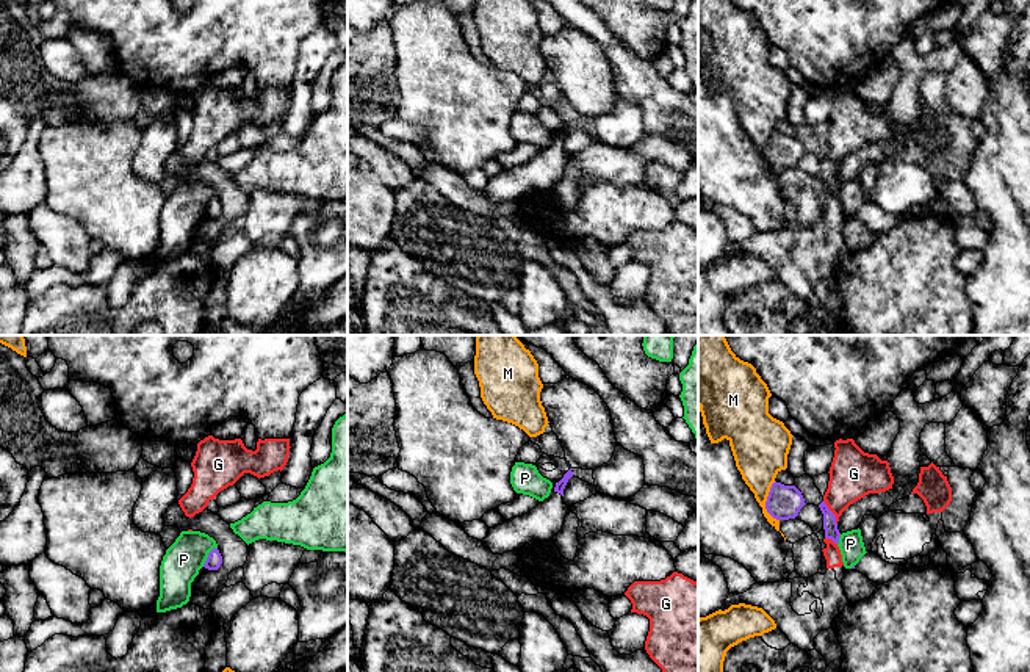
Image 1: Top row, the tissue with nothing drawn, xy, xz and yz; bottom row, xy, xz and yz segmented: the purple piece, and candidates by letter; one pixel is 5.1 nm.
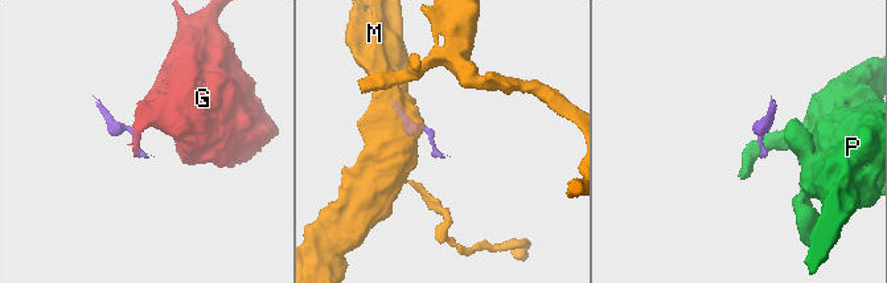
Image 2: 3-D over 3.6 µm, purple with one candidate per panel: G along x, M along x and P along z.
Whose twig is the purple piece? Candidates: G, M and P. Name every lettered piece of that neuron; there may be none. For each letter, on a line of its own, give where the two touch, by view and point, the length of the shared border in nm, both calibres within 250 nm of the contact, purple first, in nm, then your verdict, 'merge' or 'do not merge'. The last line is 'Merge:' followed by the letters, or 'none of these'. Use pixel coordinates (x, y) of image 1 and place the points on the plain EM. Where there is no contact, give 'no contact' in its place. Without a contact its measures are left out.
G: meets purple in yz at (831, 162); contact 140 nm long; 70 nm thick on the purple side, 260 nm on the other; do not merge
M: meets purple in yz at (766, 151); contact 200 nm long; 180 nm thick on the purple side, 260 nm on the other; do not merge
P: meets purple in xy at (208, 205); contact 130 nm long; 80 nm thick on the purple side, 200 nm on the other; do not merge
Merge: none of these

